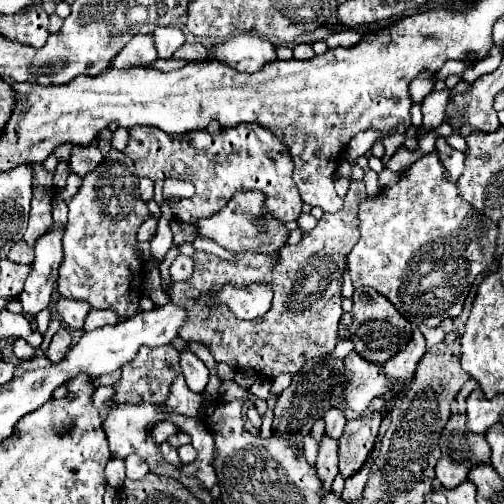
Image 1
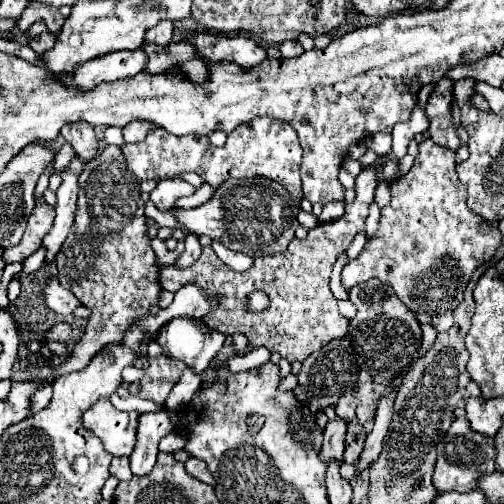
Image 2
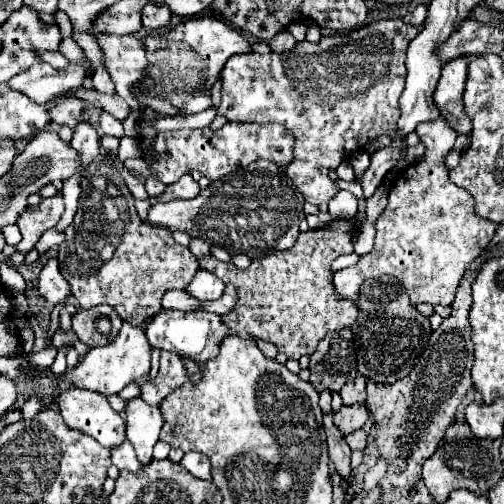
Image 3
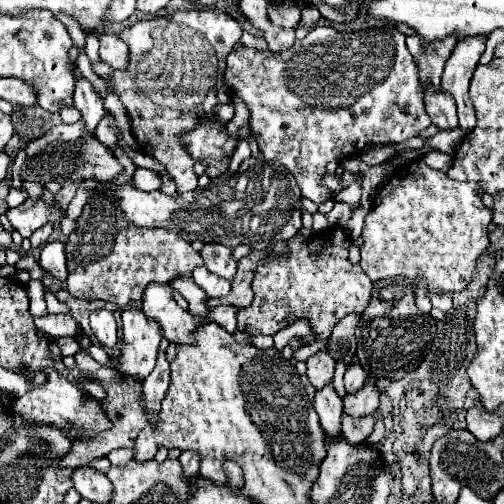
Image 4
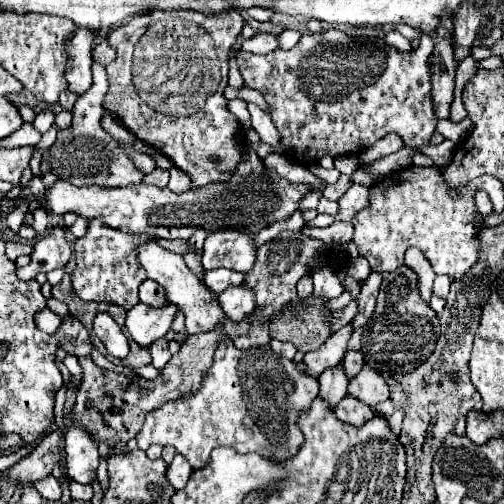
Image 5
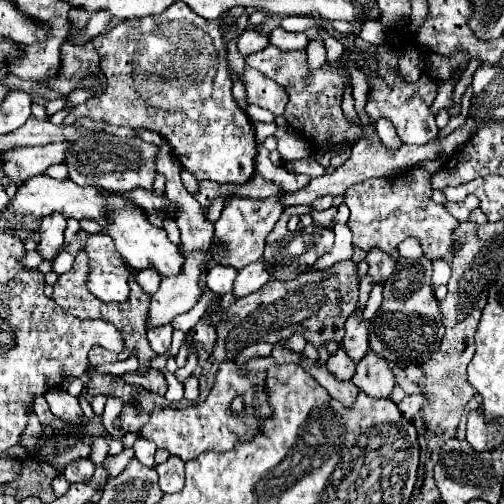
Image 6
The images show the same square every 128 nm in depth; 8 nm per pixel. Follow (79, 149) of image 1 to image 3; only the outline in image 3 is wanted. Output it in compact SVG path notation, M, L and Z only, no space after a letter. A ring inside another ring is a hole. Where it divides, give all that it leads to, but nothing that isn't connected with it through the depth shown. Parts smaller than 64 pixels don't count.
M64 92L58 98L54 98L54 102L56 102L56 106L50 108L52 120L56 124L68 124L74 130L74 126L82 118L84 104L88 104L88 102L86 100L80 100L78 96L74 96L74 92Z

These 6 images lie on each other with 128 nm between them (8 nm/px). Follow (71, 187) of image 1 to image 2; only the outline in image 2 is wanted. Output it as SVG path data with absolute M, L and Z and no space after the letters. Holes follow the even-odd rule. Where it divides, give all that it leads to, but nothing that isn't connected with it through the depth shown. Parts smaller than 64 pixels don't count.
M65 143L61 149L59 150L58 154L56 155L55 160L55 169L58 172L62 172L66 170L68 164L70 164L72 158L75 156L74 150L69 143Z

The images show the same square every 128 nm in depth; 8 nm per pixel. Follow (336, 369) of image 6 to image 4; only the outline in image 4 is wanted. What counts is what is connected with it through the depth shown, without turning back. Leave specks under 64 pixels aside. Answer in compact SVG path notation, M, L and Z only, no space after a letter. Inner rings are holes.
M332 382L316 390L314 410L320 416L320 424L326 434L340 434L340 416L342 416L342 398L334 390Z

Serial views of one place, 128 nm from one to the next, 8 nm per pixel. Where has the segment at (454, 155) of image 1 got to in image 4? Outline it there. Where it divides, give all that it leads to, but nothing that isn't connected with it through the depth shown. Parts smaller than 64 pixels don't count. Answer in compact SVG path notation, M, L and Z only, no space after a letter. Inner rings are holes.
M468 36L462 38L452 56L446 60L444 74L442 74L442 86L446 92L450 92L456 100L458 106L458 118L460 118L460 128L464 132L470 132L476 126L476 116L474 116L474 106L468 96L468 86L472 80L472 72L478 64L478 58L486 50L486 38L488 36Z

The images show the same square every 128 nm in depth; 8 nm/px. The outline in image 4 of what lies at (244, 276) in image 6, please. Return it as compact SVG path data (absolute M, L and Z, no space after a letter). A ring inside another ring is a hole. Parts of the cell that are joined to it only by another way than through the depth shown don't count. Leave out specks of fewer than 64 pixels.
M220 304L220 306L216 306L216 308L212 308L210 310L210 314L208 314L208 320L214 320L214 322L218 322L226 332L234 332L236 330L236 314L238 314L238 310L236 308L232 308L232 304Z

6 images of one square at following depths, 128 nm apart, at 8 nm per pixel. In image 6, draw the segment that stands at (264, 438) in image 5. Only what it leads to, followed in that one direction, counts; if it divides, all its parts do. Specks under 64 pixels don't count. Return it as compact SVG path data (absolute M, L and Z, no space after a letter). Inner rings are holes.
M252 358L248 364L236 364L236 362L224 362L218 368L214 388L210 390L208 398L198 406L188 408L162 408L154 410L150 420L142 426L144 438L152 440L158 448L168 450L170 454L180 456L184 462L196 458L198 454L206 450L214 452L226 452L232 450L238 438L250 438L258 426L260 420L264 420L270 414L270 406L266 404L264 396L264 380L266 370L274 366L274 360L268 358ZM234 396L242 396L246 400L246 410L240 414L230 412L230 402Z

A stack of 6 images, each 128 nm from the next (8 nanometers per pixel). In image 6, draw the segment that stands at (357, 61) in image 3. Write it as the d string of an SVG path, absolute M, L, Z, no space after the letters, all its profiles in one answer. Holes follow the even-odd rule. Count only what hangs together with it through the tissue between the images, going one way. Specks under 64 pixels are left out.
M268 44L264 50L256 52L256 54L250 54L246 58L246 64L250 68L256 68L260 70L262 74L266 74L268 78L276 80L278 84L282 84L288 92L288 98L290 102L286 104L286 114L284 118L288 120L288 124L300 134L310 140L312 146L318 146L320 150L330 150L338 144L352 144L360 138L362 134L362 128L360 124L358 126L352 126L346 122L344 114L342 114L342 94L344 94L344 78L342 74L348 76L348 70L344 70L344 62L340 60L338 64L338 70L324 64L318 72L314 72L310 76L310 80L306 80L308 76L308 68L306 68L306 52L282 52L278 50L276 46ZM422 76L416 84L402 84L402 80L398 78L392 88L388 88L382 82L382 78L374 78L372 84L370 84L366 112L368 112L370 120L388 118L394 124L396 134L400 136L400 140L404 144L426 144L426 142L430 142L430 140L434 140L438 136L434 116L428 110L434 96L436 96L436 86L426 76Z

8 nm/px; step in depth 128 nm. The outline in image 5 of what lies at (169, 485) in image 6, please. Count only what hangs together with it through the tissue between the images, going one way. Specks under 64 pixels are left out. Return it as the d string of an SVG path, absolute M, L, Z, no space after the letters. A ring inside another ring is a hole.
M176 454L174 460L172 460L172 464L168 466L168 472L166 472L168 482L170 482L176 490L182 490L182 488L186 486L186 482L188 482L190 474L192 474L192 466L188 464L188 460L186 460L184 456Z

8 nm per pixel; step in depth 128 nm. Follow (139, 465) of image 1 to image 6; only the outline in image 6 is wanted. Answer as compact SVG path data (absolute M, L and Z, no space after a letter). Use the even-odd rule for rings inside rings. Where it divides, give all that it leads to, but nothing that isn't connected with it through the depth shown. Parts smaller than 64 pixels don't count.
M164 324L164 328L148 328L148 342L156 350L156 354L164 354L172 340L172 324Z

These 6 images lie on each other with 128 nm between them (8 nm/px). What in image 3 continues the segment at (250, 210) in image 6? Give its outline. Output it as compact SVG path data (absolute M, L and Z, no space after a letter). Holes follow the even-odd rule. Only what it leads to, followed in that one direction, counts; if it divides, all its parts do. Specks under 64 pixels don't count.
M194 238L192 242L190 242L190 252L200 260L200 256L210 256L210 244L206 244L204 240L198 240L198 238Z

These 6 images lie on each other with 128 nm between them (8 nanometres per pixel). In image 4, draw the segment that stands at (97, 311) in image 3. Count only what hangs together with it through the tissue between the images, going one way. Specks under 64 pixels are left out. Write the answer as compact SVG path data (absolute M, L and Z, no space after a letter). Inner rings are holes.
M60 288L60 290L56 292L56 298L58 298L60 302L64 302L64 304L70 308L70 314L78 320L80 328L90 328L90 326L88 326L88 314L90 314L92 310L96 310L96 308L110 308L110 310L114 312L114 318L120 322L122 310L116 308L114 304L100 302L100 300L92 300L92 302L88 302L88 300L76 300L76 298L70 296L64 288Z

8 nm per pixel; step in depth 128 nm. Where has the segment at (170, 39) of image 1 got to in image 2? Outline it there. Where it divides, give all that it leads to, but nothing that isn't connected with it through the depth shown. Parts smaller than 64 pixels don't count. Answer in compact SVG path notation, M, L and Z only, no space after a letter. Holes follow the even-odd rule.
M164 20L164 22L160 22L160 24L152 26L152 28L148 28L146 40L148 40L148 42L154 42L154 44L166 46L166 44L170 42L170 38L172 38L172 28L174 28L174 24Z

